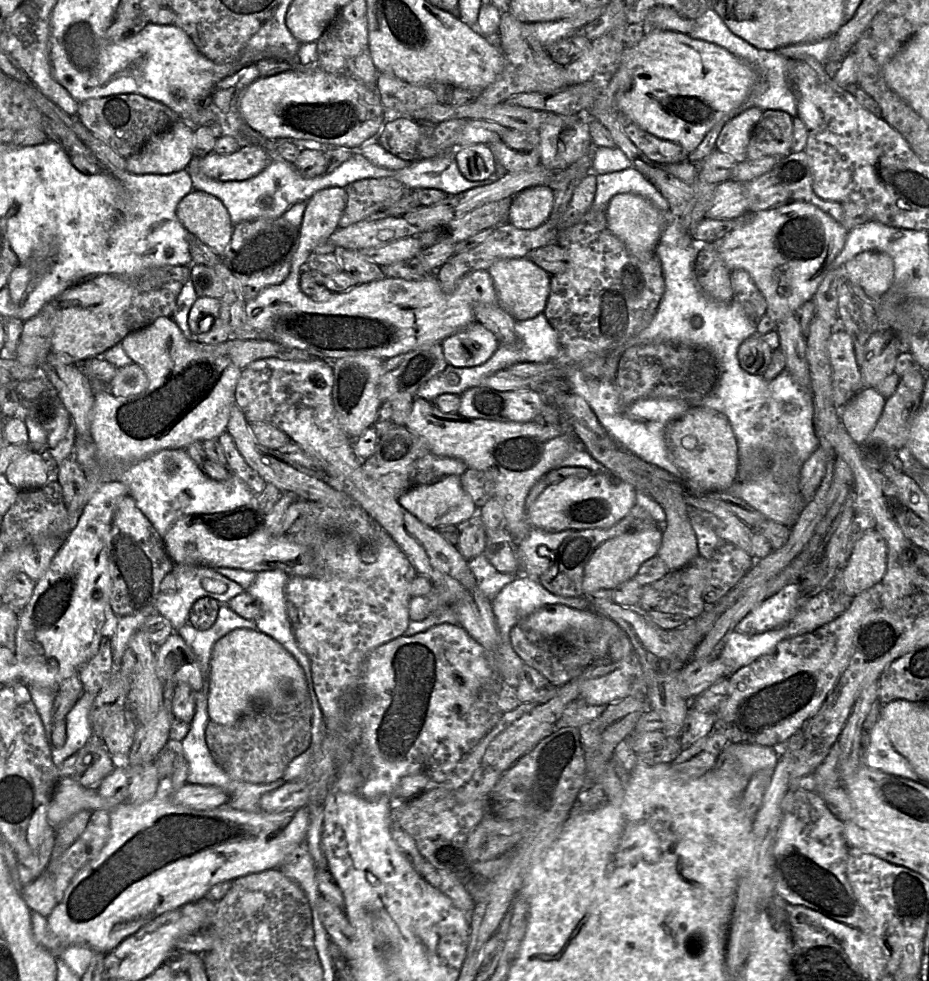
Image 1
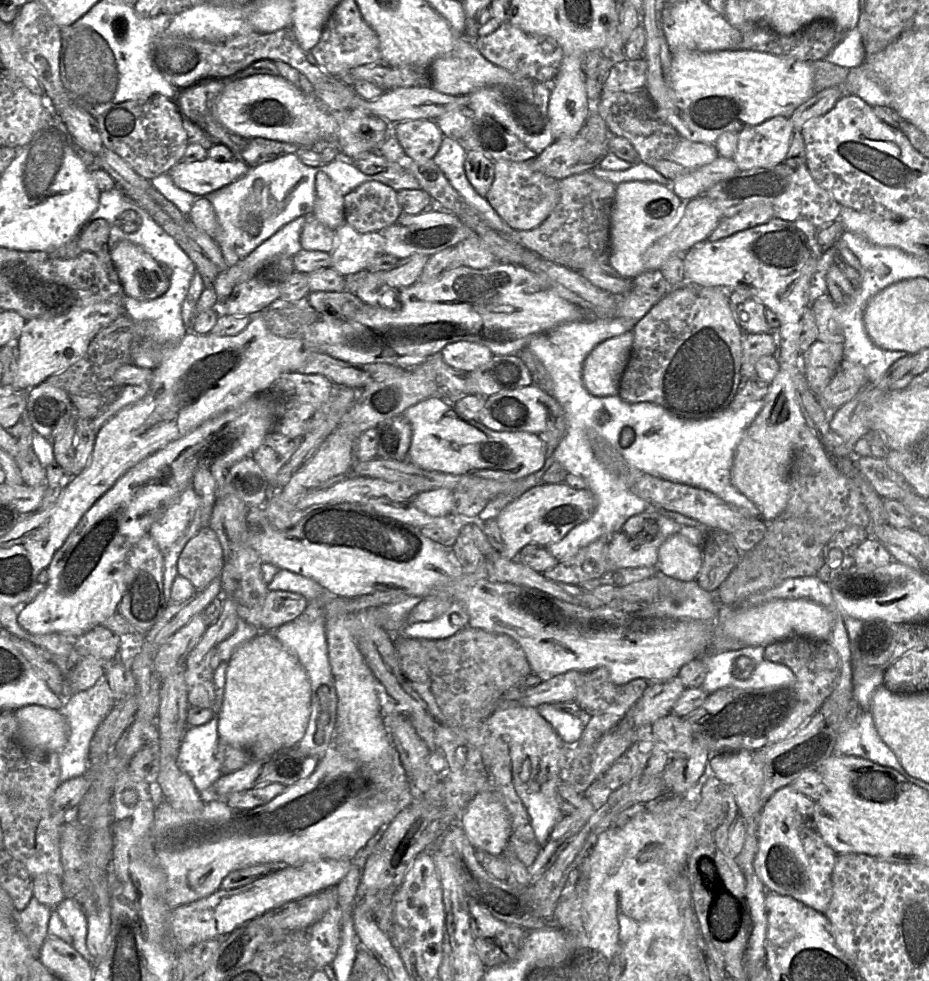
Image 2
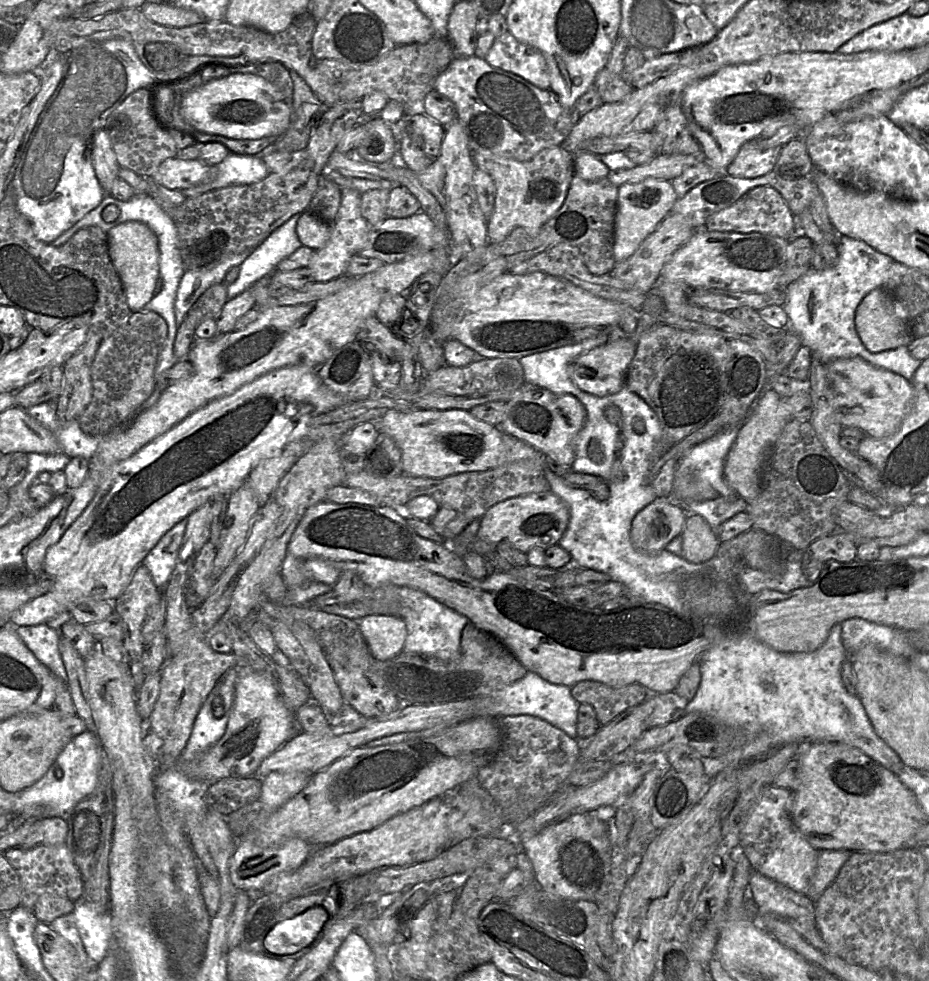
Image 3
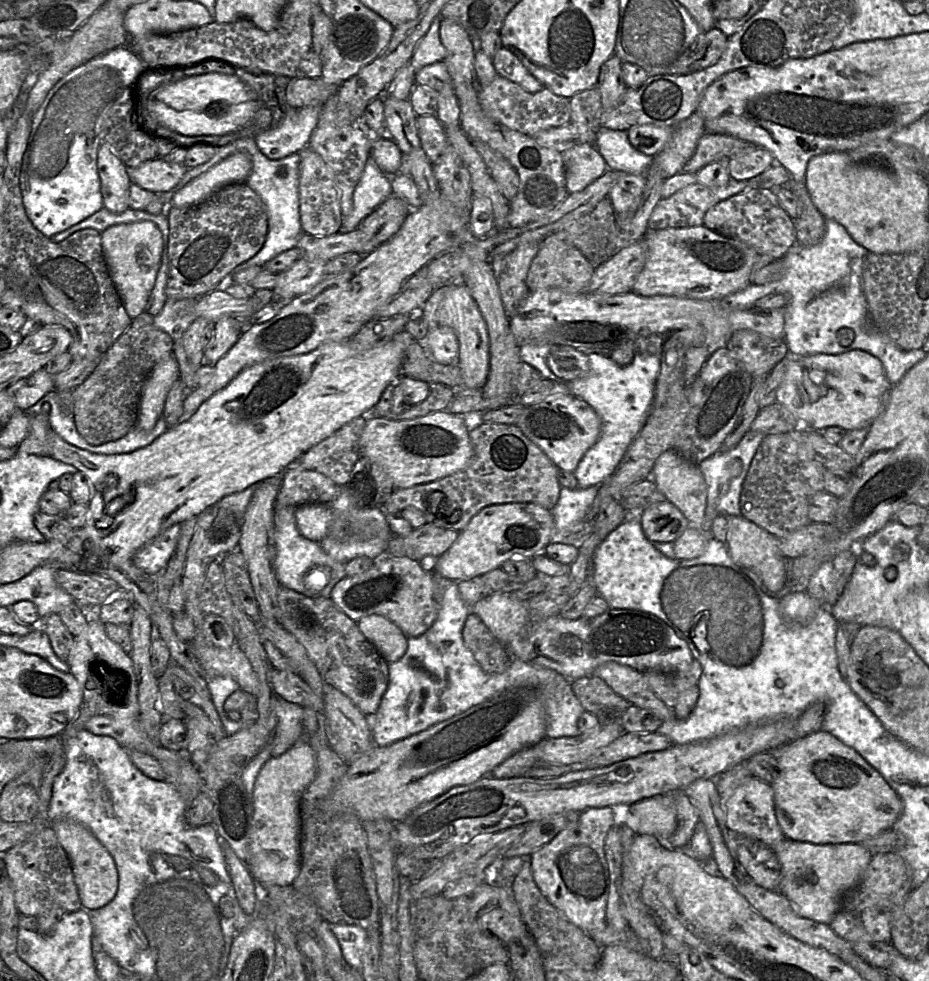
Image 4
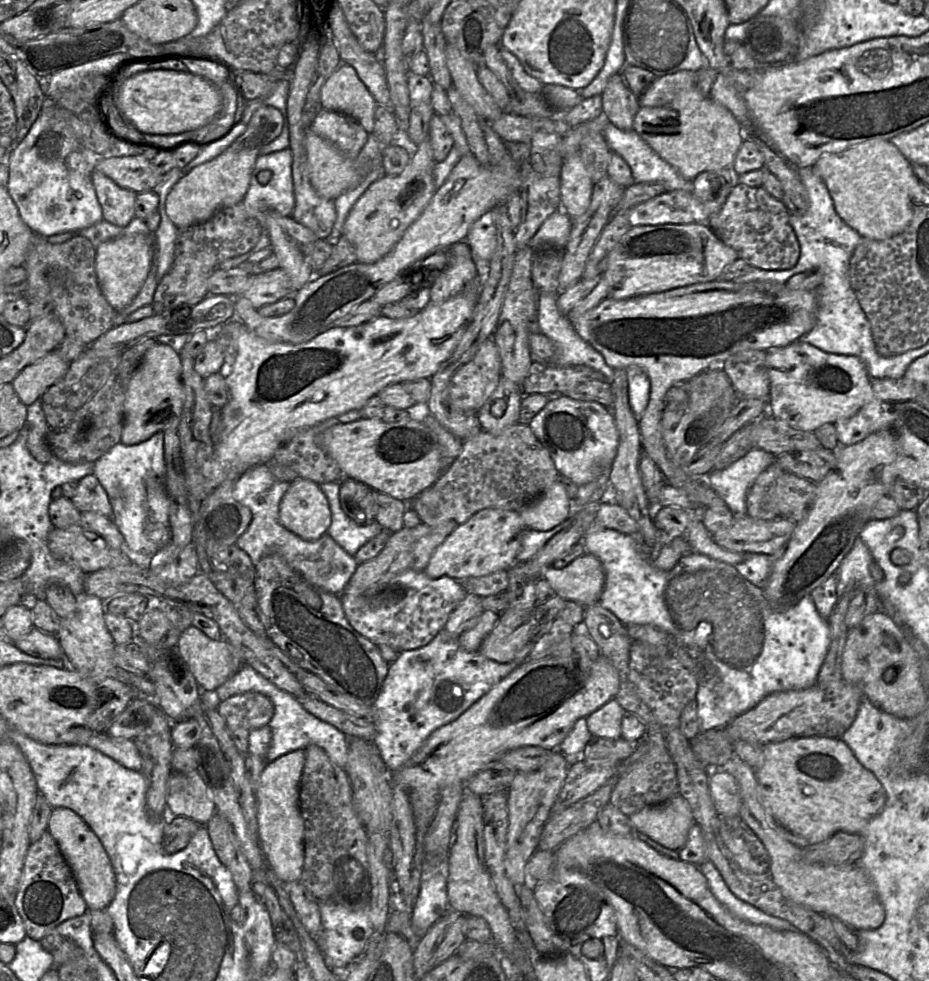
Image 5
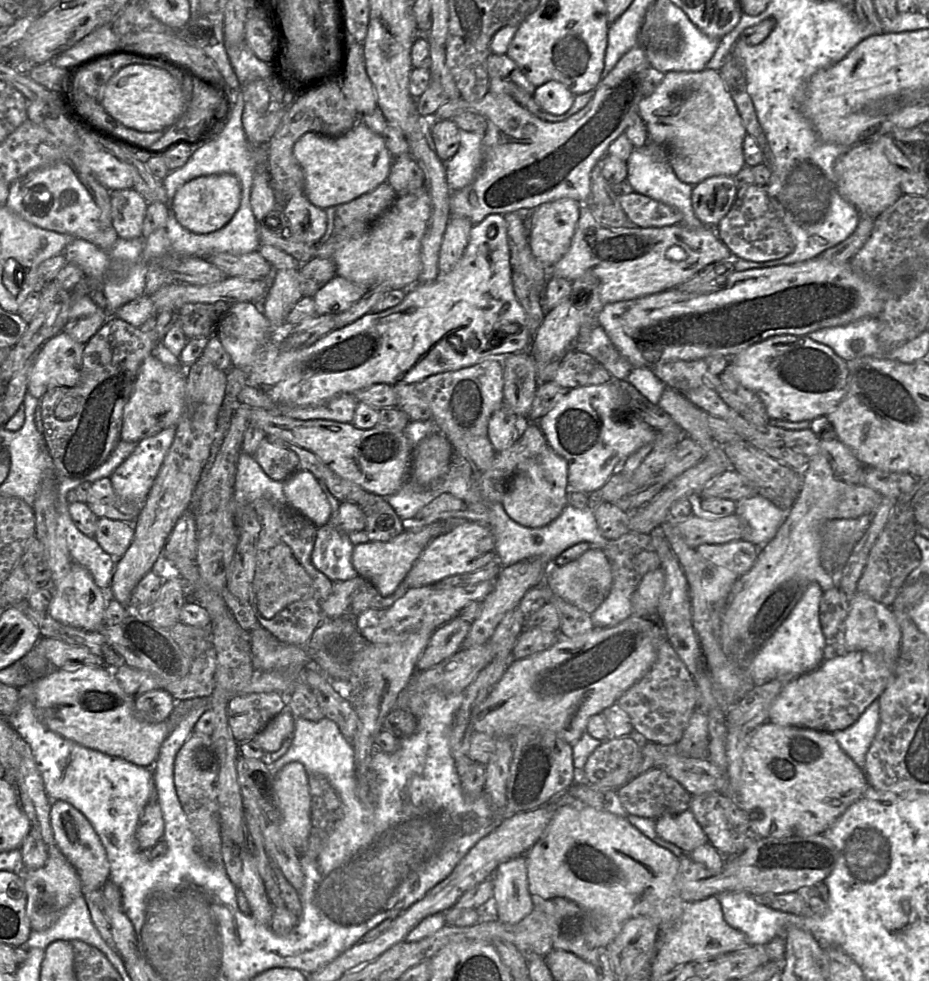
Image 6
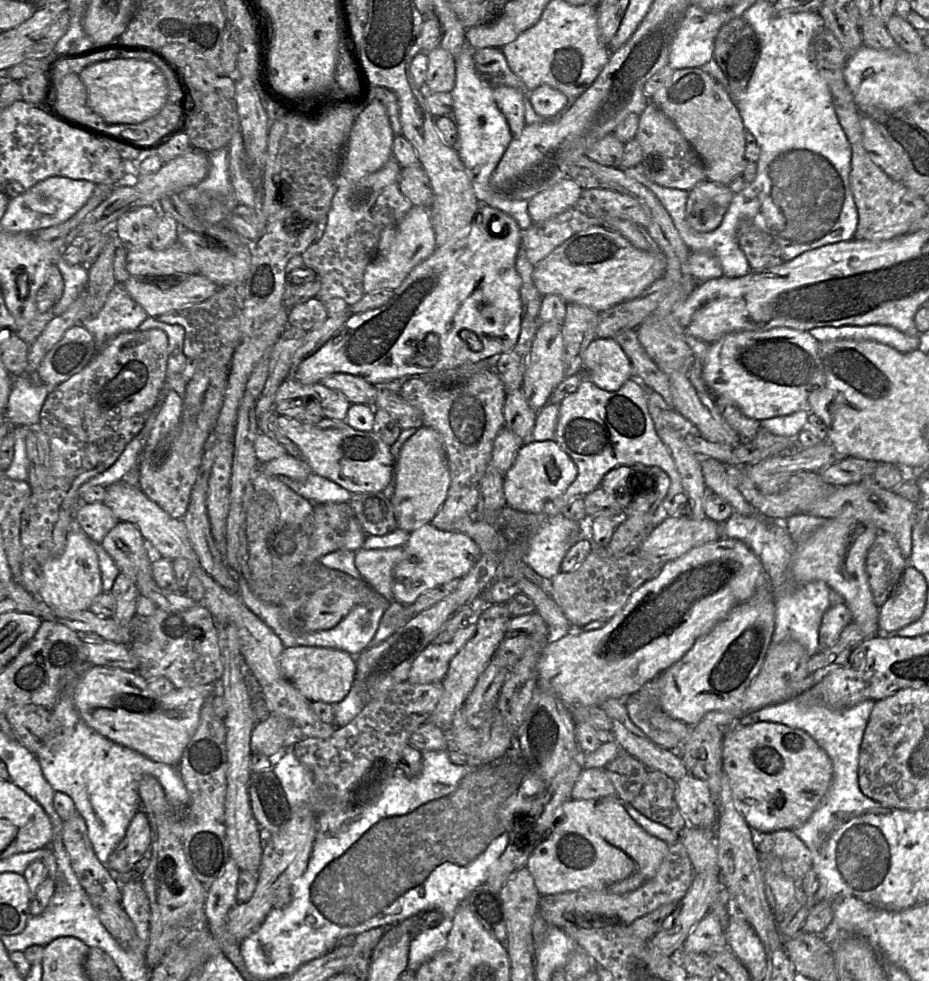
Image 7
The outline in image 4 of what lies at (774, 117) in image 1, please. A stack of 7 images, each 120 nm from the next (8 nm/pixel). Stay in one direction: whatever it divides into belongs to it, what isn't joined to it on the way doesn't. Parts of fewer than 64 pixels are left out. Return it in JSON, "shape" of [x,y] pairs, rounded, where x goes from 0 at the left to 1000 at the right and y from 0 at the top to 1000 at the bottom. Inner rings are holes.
{"shape":[[[815,149],[808,155],[784,163],[784,175],[792,183],[811,182],[834,166],[834,161],[825,152]]]}

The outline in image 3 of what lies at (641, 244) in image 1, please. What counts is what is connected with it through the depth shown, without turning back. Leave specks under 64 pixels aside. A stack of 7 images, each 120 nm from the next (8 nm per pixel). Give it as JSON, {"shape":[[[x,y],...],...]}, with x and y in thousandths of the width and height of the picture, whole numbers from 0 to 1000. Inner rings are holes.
{"shape":[[[694,181],[665,191],[660,247],[662,268],[676,264],[686,255],[691,246],[722,218],[729,203],[722,186],[717,182]]]}

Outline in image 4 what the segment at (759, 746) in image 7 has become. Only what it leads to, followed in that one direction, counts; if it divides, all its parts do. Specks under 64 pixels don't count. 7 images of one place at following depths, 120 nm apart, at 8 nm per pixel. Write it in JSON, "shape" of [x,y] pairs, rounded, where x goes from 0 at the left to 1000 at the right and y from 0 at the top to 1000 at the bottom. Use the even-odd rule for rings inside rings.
{"shape":[[[886,744],[875,746],[874,748],[843,759],[833,768],[833,771],[839,780],[837,790],[829,799],[833,808],[834,831],[844,852],[850,856],[886,861],[903,859],[926,860],[934,854],[941,853],[952,847],[960,846],[971,830],[972,820],[969,812],[948,791],[948,789],[924,767],[909,758],[893,747]]]}

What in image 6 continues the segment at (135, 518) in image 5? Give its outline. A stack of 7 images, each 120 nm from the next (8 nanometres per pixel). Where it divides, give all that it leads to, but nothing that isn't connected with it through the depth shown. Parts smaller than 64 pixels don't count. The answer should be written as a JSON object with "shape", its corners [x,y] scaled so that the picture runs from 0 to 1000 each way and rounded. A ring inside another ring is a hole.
{"shape":[[[182,435],[147,452],[144,460],[117,486],[129,507],[155,516],[187,443],[188,435]]]}

